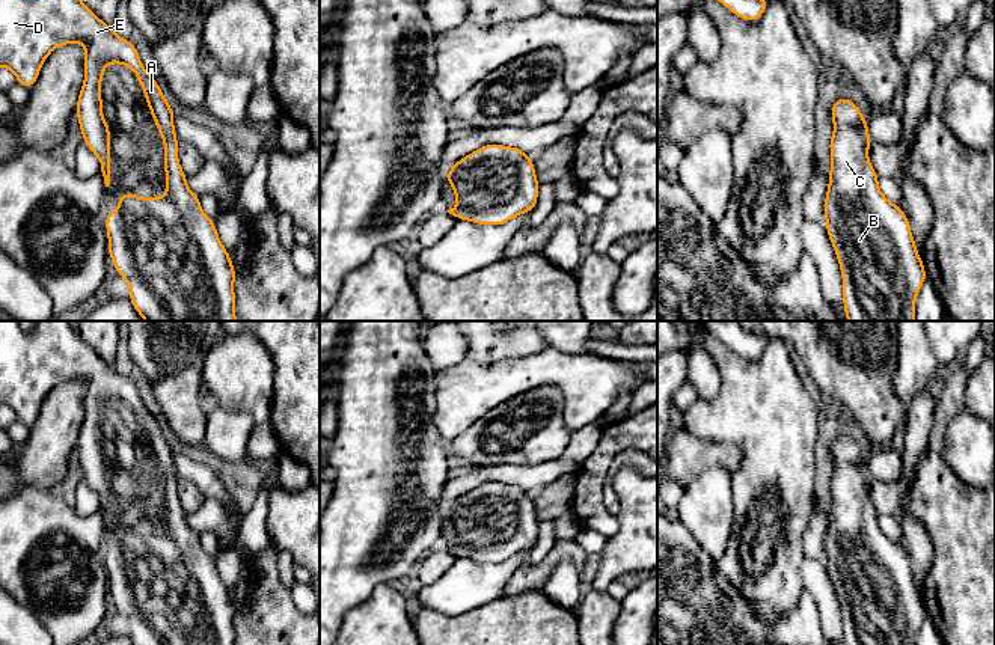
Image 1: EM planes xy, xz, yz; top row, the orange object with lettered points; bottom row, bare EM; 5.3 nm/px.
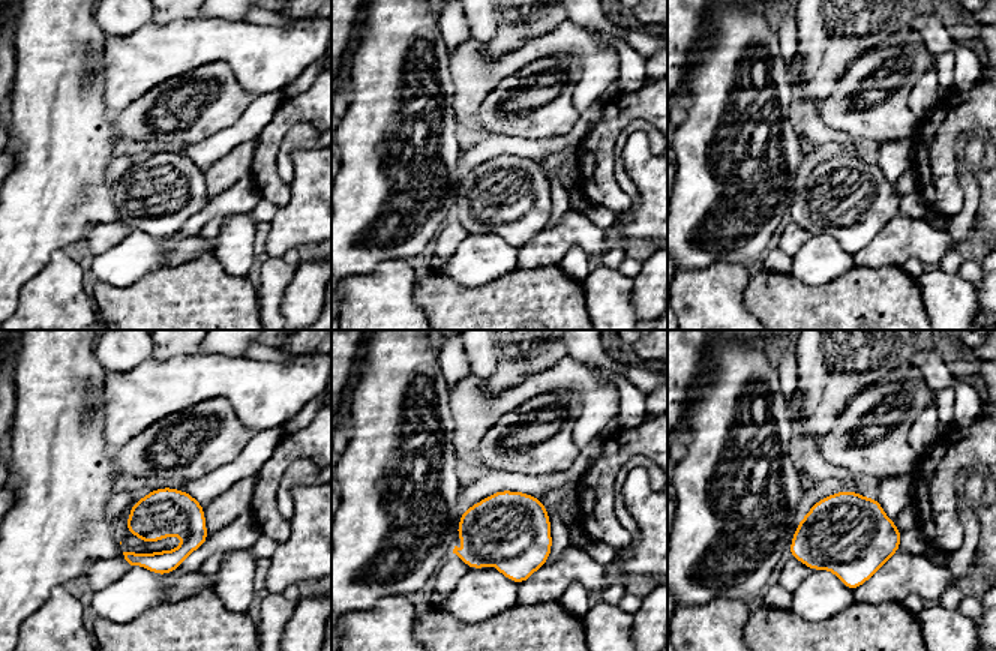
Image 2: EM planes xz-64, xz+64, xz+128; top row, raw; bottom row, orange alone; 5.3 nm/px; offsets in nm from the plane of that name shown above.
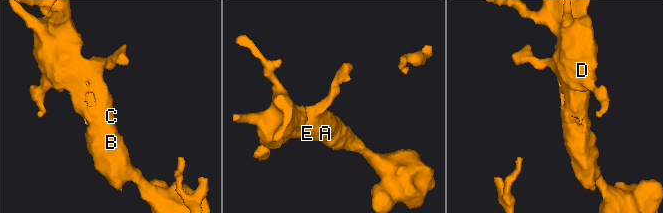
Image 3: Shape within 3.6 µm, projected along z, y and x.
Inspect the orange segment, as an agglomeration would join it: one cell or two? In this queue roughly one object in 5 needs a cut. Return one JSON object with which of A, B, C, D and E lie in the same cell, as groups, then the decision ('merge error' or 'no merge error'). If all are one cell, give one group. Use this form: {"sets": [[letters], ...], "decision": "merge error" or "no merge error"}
{"sets": [["A", "B", "C", "D", "E"]], "decision": "no merge error"}

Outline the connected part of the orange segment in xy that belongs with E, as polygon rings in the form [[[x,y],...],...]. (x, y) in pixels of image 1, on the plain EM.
[[[0,321],[0,404],[9,405],[20,422],[32,426],[39,414],[42,401],[50,390],[71,380],[78,380],[86,386],[84,419],[78,431],[75,451],[83,472],[83,479],[100,496],[106,524],[110,523],[110,466],[103,455],[103,434],[100,422],[104,414],[104,404],[110,401],[127,402],[139,416],[145,429],[148,448],[154,454],[154,461],[164,481],[166,532],[161,535],[142,535],[125,529],[118,536],[118,549],[106,549],[106,568],[109,576],[109,595],[116,612],[128,619],[130,639],[134,645],[235,645],[234,618],[237,610],[229,589],[223,585],[214,558],[201,546],[199,533],[187,524],[187,512],[182,509],[178,496],[178,475],[173,463],[175,448],[169,443],[157,417],[145,407],[134,381],[118,374],[113,365],[100,357],[71,327],[69,321],[38,321],[32,333],[21,329],[20,321]]]

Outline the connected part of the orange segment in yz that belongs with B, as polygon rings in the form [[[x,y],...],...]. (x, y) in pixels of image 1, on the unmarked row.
[[[849,436],[831,445],[834,472],[829,478],[832,505],[825,533],[825,559],[843,615],[844,645],[915,645],[927,616],[905,549],[879,527],[879,512],[870,502],[868,460]]]

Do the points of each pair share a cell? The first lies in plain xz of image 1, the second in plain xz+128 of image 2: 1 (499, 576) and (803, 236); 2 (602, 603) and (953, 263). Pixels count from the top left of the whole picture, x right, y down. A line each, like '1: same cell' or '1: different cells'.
1: different cells
2: different cells

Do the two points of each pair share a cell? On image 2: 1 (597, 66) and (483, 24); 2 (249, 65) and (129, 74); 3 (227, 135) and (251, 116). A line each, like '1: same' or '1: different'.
1: different
2: same
3: same

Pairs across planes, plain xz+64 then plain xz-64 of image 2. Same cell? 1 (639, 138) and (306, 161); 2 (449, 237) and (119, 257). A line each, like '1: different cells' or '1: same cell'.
1: same cell
2: different cells

